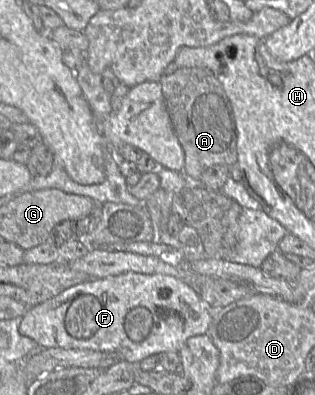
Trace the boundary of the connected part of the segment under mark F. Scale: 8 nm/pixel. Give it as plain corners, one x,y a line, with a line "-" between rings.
128,272
103,279
88,279
57,296
28,308
18,331
45,348
86,349
117,354
121,360
140,363
151,355
179,352
192,336
206,334
213,319
211,309
198,293
182,280
163,274

